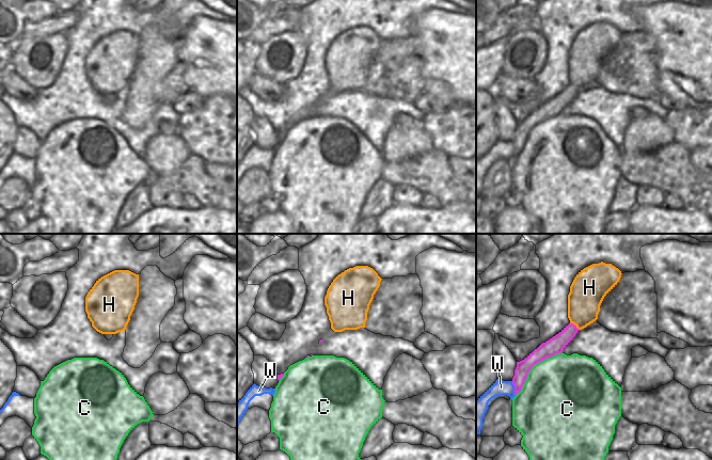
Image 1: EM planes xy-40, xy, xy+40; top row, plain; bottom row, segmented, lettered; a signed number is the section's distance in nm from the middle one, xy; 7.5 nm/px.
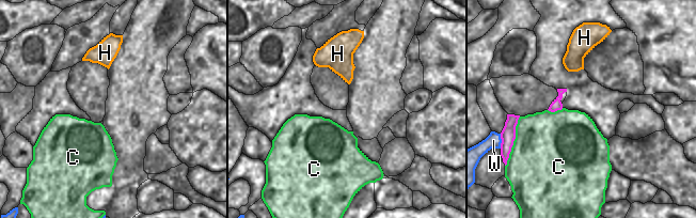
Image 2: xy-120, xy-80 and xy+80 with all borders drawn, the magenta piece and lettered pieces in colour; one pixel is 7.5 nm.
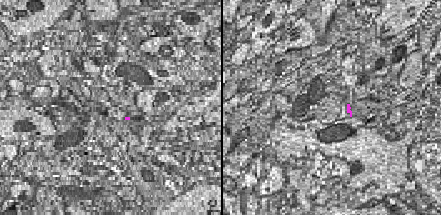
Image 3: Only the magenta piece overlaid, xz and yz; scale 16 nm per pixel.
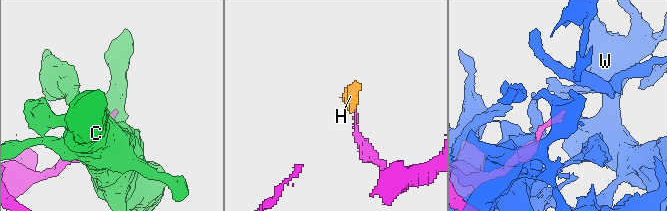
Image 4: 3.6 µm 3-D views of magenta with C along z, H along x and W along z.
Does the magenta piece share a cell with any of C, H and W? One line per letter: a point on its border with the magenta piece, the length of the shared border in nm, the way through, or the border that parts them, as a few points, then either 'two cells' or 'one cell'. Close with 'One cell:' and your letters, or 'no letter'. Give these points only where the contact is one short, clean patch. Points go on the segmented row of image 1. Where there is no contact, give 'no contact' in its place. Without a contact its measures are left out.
C: contact xy+40 (533, 365); length 480 nm; two cells
H: contact xy+40 (573, 324); length 90 nm; way xy+40 (555, 345), (573, 324), (580, 318), (586, 295); one cell
W: contact xy+40 (515, 389); length 110 nm; two cells
One cell: H

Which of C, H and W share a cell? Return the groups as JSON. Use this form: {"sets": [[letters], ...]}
{"sets": [["C"], ["H"], ["W"]]}

